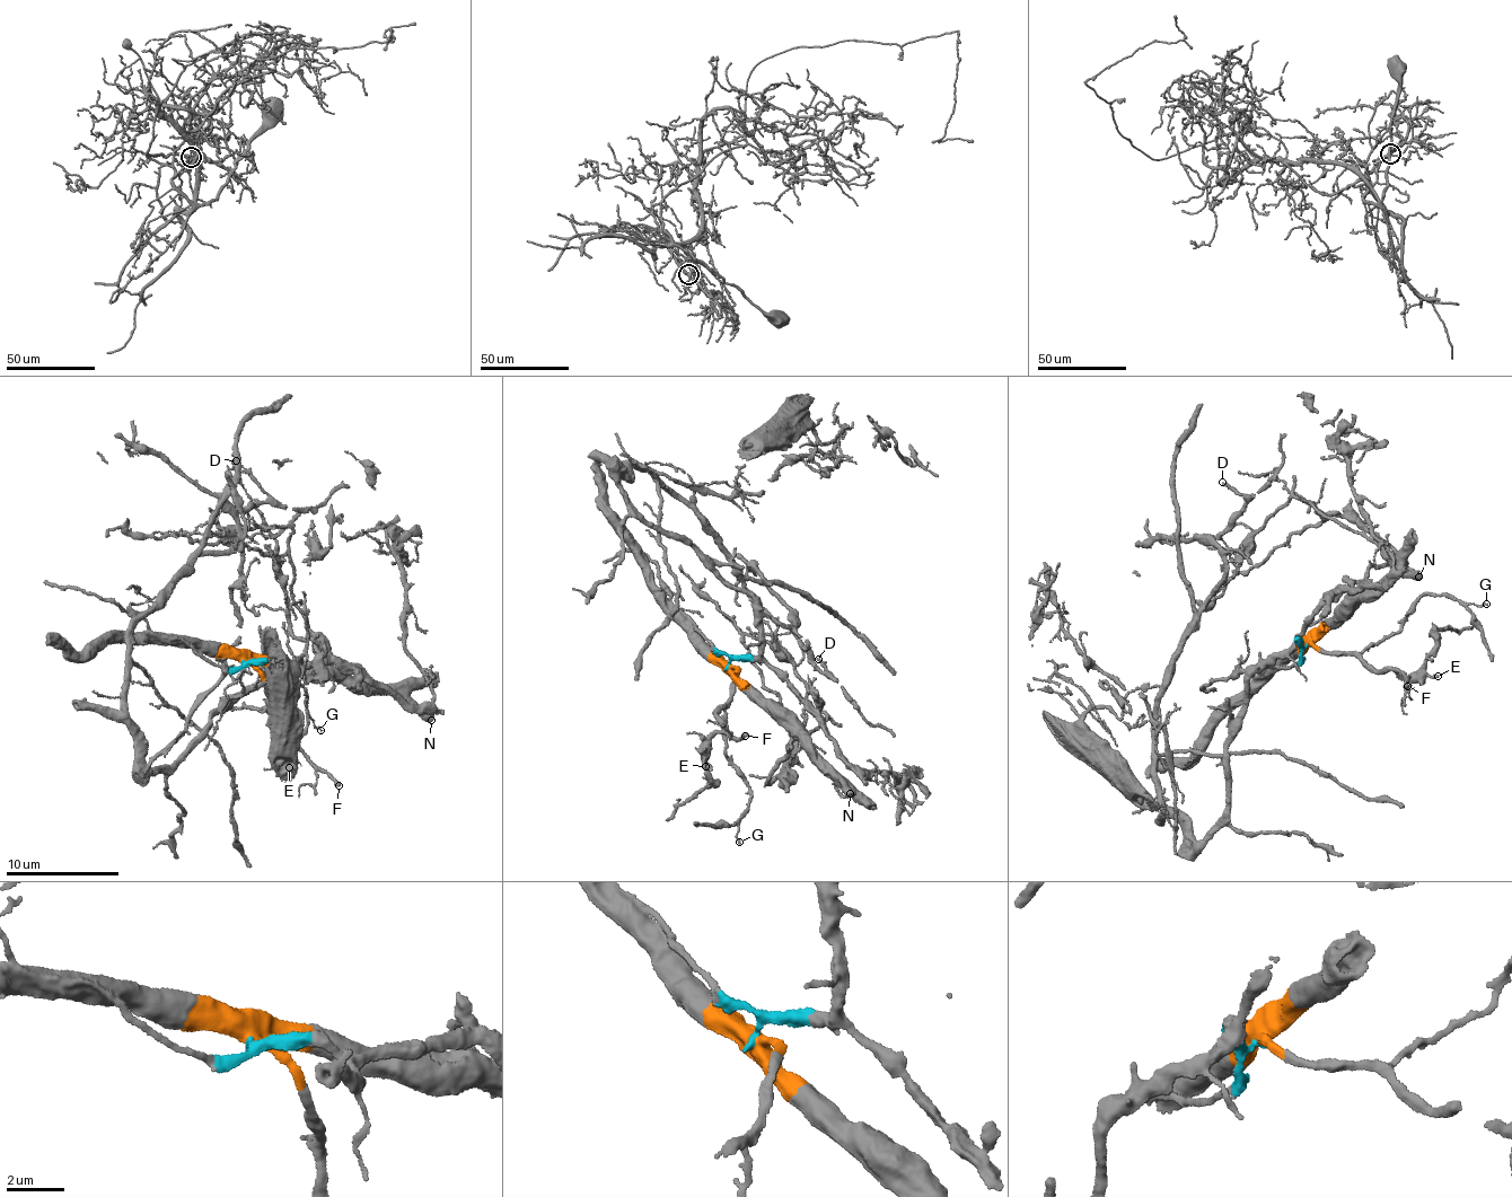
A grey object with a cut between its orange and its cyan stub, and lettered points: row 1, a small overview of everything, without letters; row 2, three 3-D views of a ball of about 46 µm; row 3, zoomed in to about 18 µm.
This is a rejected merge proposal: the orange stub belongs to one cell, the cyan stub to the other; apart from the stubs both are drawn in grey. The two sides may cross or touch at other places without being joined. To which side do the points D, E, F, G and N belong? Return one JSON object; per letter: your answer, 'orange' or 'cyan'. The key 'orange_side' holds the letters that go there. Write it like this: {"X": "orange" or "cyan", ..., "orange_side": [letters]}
{"D": "cyan", "E": "orange", "F": "orange", "G": "orange", "N": "orange", "orange_side": ["E", "F", "G", "N"]}

